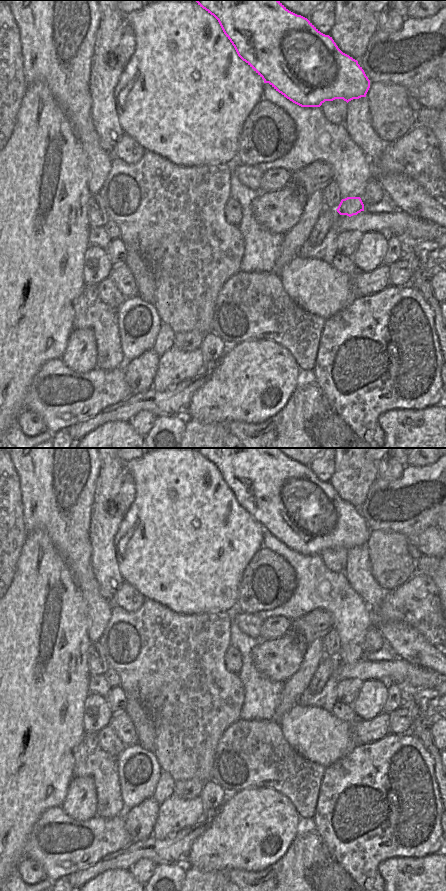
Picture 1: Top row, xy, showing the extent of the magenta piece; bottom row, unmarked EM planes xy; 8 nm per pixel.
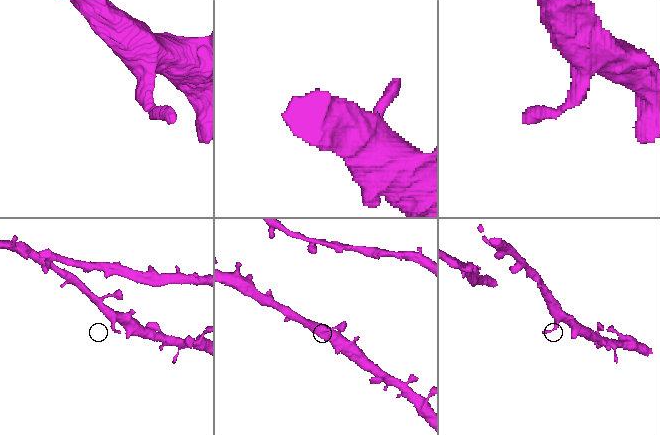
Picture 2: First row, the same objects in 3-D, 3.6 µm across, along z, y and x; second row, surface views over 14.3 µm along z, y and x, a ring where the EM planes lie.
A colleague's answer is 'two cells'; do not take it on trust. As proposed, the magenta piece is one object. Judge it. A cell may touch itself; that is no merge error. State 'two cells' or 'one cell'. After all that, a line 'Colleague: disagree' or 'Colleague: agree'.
one cell
Colleague: disagree

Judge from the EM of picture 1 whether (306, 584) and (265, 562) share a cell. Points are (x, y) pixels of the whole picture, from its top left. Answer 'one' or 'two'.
two

